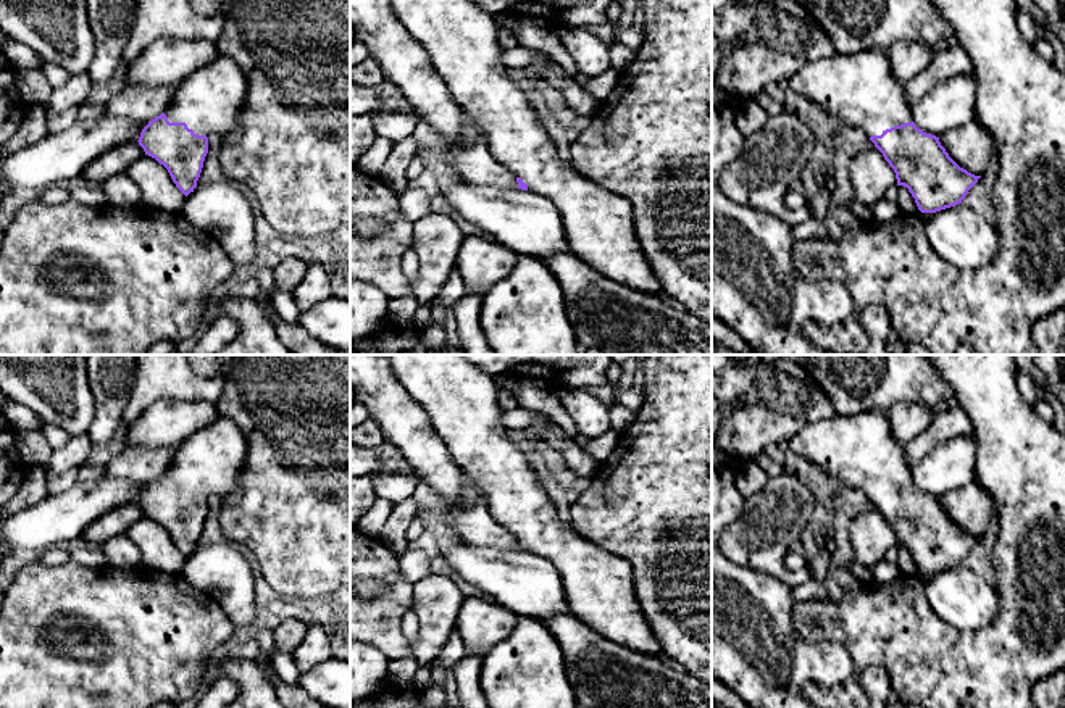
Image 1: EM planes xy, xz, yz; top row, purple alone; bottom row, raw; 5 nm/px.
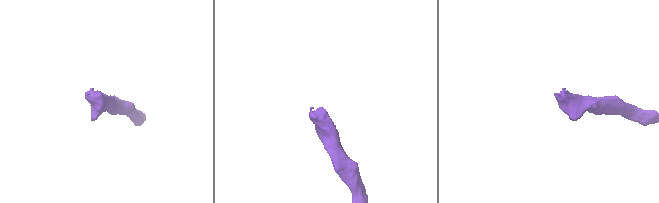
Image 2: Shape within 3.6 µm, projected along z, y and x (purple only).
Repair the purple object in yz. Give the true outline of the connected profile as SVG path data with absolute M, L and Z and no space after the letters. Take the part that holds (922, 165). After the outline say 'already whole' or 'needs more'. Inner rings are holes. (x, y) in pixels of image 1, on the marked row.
M888 50L812 60L789 77L789 85L839 124L863 129L921 213L962 203L981 177L960 168L939 137L915 126L912 103L892 74Z; needs more

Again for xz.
M470 0L389 2L408 35L426 50L468 123L484 135L492 156L513 174L518 189L549 198L558 210L571 252L594 271L633 290L657 295L662 287L639 244L631 202L584 177L558 156L539 115L507 74L495 16Z; needs more

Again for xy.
M218 55L178 84L173 102L148 121L137 142L145 155L168 169L176 187L187 197L197 187L208 153L208 137L231 134L239 126L245 102L245 74L231 58Z; needs more

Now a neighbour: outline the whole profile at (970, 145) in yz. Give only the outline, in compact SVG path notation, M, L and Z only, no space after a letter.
M978 119L949 129L939 142L960 168L975 176L981 176L989 160L996 156L992 137Z

